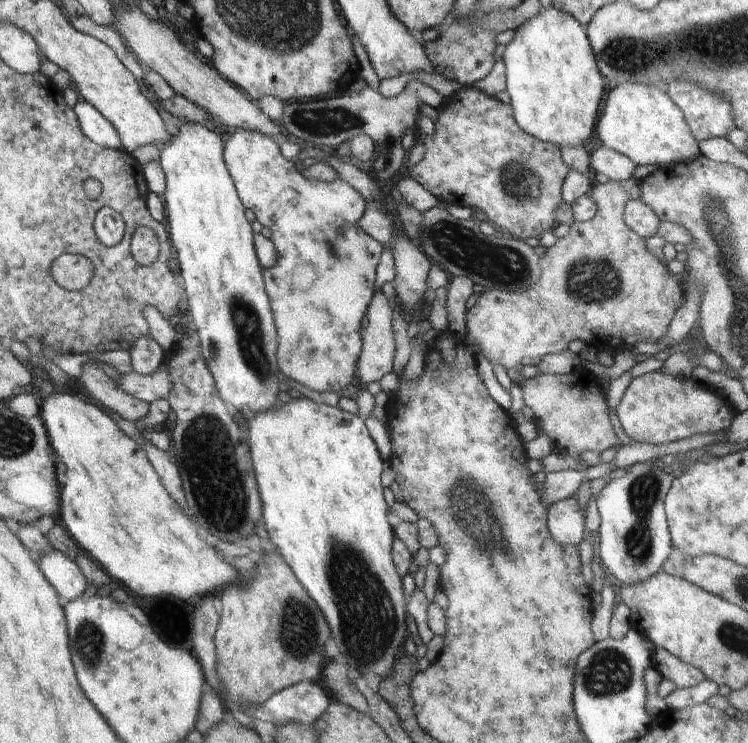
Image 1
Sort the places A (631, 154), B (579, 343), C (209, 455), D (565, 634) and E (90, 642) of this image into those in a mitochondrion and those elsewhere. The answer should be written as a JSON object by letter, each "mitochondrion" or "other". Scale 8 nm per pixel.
{"A":"other","B":"other","C":"mitochondrion","D":"other","E":"mitochondrion"}

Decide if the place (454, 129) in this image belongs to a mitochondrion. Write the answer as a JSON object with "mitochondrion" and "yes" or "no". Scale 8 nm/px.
{"mitochondrion":"no"}

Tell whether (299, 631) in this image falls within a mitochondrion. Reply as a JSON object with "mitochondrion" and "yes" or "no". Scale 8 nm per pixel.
{"mitochondrion":"yes"}

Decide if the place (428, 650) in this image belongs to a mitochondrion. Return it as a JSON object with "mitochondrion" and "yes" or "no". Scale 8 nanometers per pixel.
{"mitochondrion":"no"}

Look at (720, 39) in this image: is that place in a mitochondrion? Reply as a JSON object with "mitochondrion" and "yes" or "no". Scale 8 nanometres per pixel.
{"mitochondrion":"yes"}

